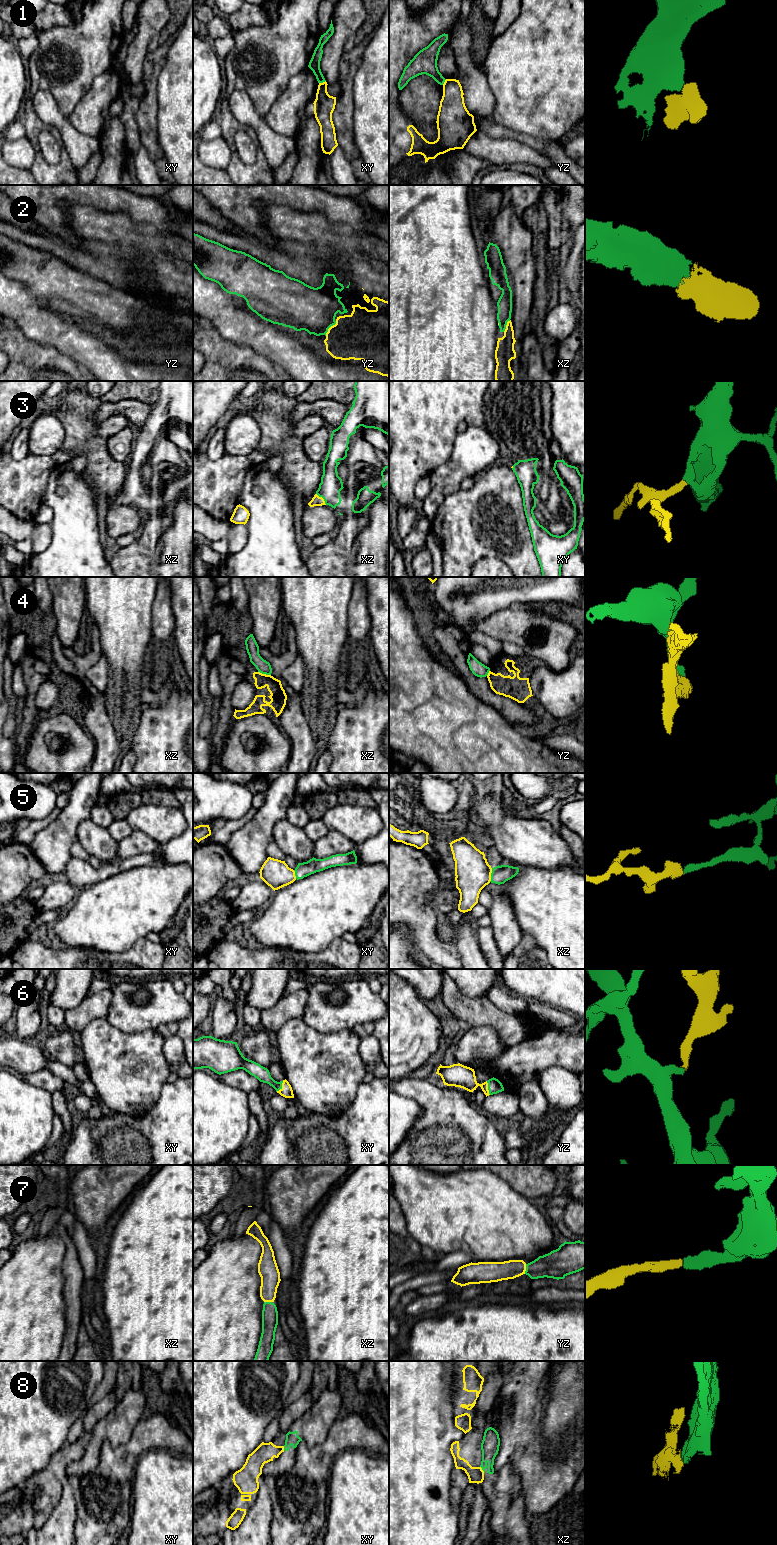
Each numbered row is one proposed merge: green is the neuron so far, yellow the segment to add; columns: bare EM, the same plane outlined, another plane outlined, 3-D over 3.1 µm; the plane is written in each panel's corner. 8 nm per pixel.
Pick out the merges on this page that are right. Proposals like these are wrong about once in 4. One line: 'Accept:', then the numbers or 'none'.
Accept: 2, 3, 5, 6, 7

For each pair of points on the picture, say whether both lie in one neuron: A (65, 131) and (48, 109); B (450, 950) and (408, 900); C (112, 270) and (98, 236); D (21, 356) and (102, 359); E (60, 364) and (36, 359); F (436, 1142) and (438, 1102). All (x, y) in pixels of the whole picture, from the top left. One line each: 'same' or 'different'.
A: same
B: same
C: same
D: different
E: same
F: same

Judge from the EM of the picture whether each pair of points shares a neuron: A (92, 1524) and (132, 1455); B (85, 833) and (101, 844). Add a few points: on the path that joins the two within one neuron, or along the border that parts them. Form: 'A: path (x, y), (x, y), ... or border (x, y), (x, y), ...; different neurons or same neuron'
A: path (106, 1507), (107, 1490), (115, 1472); same neuron
B: path (89, 834), (97, 841); same neuron

